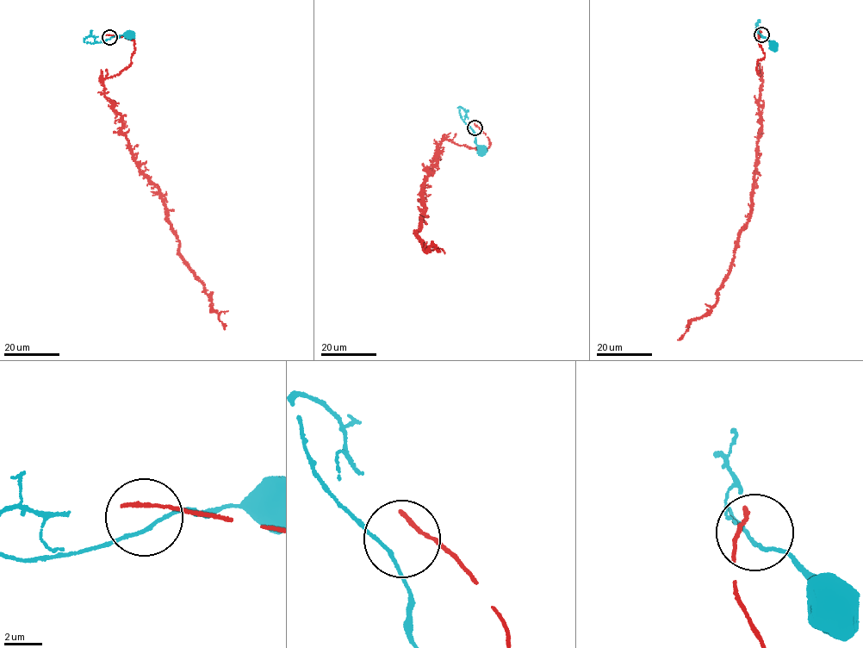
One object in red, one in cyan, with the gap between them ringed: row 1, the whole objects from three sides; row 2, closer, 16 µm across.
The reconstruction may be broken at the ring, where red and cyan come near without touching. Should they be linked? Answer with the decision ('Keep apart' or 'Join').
Join

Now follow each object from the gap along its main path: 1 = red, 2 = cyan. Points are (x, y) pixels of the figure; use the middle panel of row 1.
1: (475, 126), (490, 146), (484, 152), (443, 140), (421, 184), (425, 209), (415, 233), (423, 250), (438, 249)
2: (472, 129), (463, 120), (465, 110), (457, 107)

